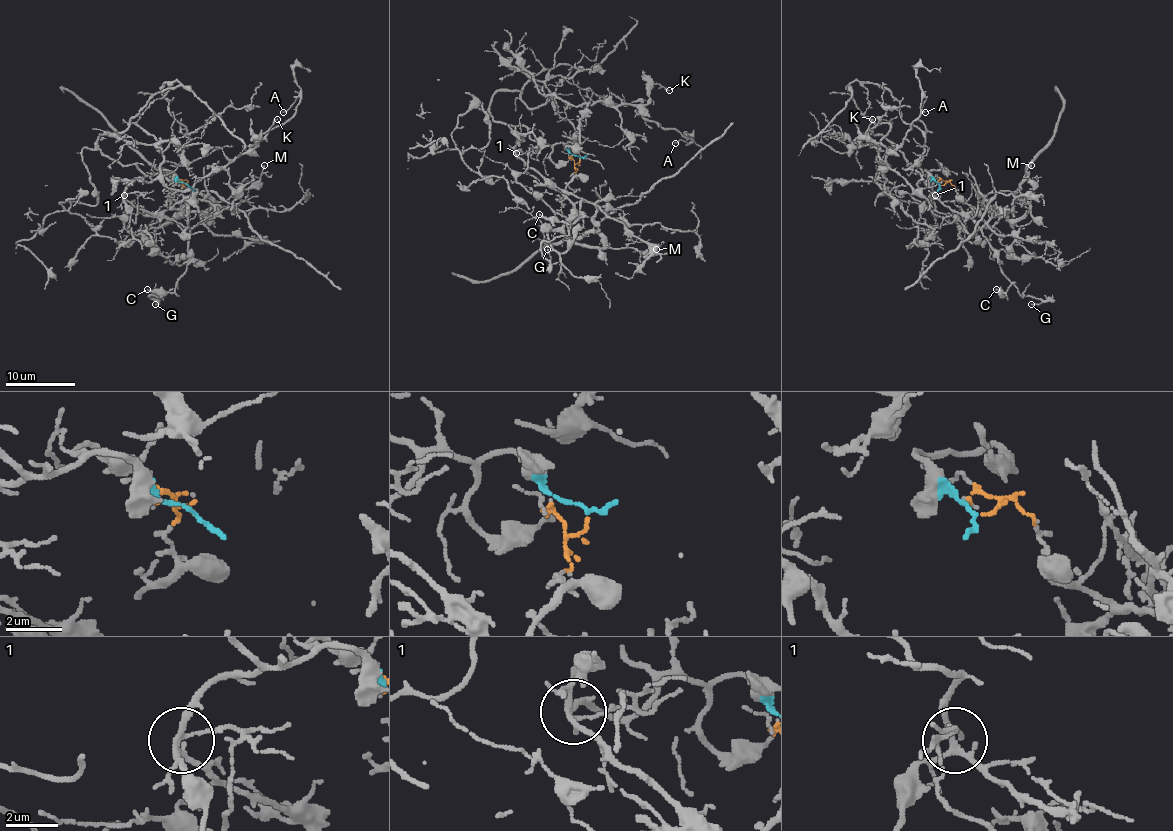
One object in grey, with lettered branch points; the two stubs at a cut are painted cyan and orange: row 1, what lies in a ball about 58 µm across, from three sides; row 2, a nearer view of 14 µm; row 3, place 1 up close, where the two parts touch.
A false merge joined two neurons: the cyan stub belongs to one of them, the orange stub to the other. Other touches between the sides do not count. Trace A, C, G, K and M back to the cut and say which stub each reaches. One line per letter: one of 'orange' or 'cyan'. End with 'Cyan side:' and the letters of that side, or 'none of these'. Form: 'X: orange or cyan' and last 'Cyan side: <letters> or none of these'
A: cyan
C: cyan
G: cyan
K: cyan
M: orange
Cyan side: A, C, G, K

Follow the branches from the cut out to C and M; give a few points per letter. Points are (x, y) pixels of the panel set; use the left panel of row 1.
C: (187, 185), (164, 170), (134, 178), (124, 194), (189, 231), (187, 267), (173, 292), (147, 288)
M: (187, 185), (183, 182), (183, 198), (173, 206), (182, 210), (171, 219), (208, 210), (251, 187), (264, 164)

